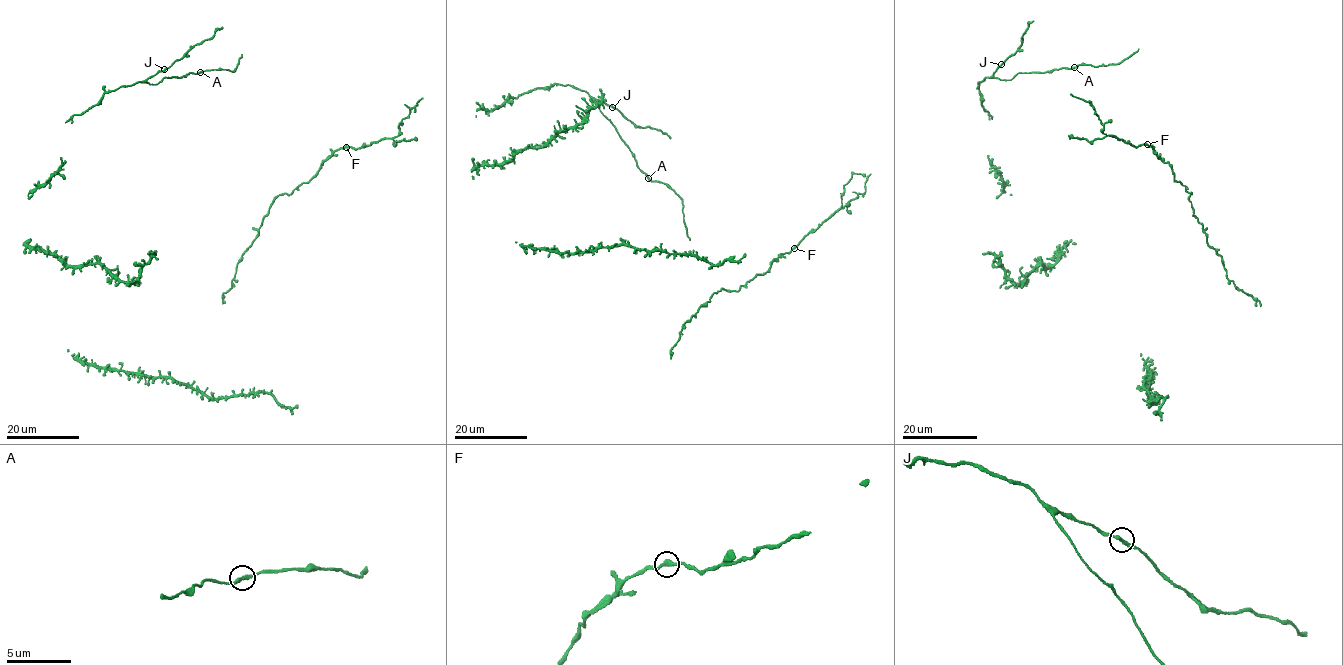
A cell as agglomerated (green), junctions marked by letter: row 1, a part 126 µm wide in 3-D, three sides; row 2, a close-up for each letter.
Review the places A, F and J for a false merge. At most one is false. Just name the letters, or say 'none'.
none

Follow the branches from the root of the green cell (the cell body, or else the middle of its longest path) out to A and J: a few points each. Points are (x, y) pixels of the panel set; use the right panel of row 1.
A: (983, 107), (977, 87), (986, 77), (1011, 79), (1018, 73), (1043, 73), (1074, 67)
J: (983, 107), (978, 82), (990, 77), (1001, 64)

